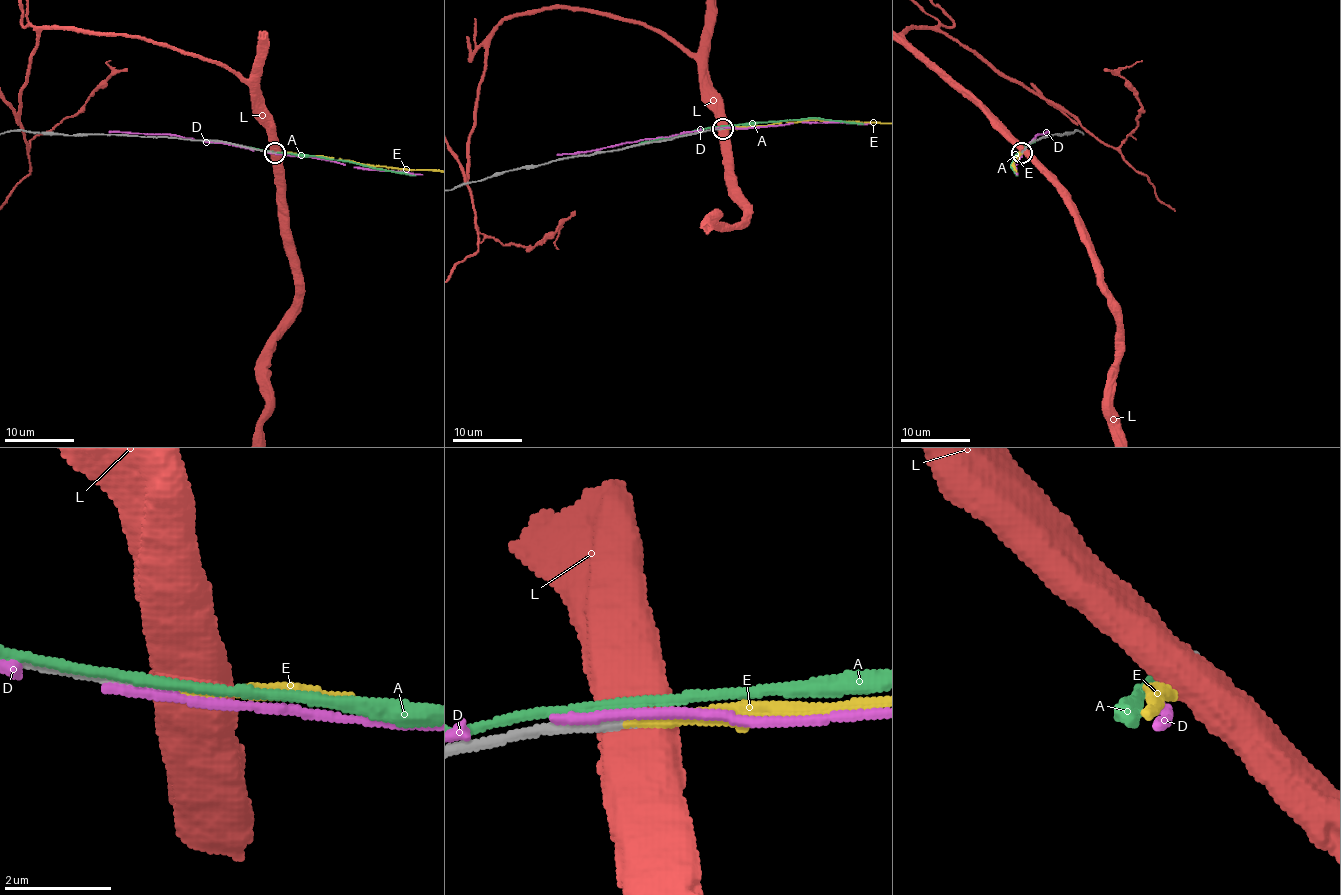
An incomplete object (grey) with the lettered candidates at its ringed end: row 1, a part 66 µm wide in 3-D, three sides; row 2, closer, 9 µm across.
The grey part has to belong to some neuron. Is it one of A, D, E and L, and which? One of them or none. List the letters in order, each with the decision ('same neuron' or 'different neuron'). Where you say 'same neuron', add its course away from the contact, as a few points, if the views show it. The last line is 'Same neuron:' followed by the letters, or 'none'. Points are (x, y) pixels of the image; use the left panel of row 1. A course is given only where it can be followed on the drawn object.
A: different neuron
D: different neuron
E: same neuron
L: different neuron
Same neuron: E

